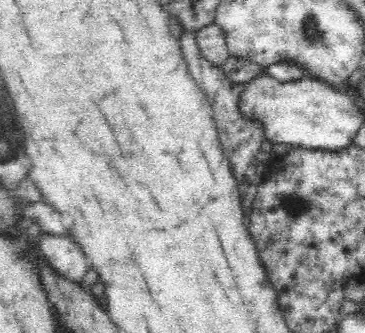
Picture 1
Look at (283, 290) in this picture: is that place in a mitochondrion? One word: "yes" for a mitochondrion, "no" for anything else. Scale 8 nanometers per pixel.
no

